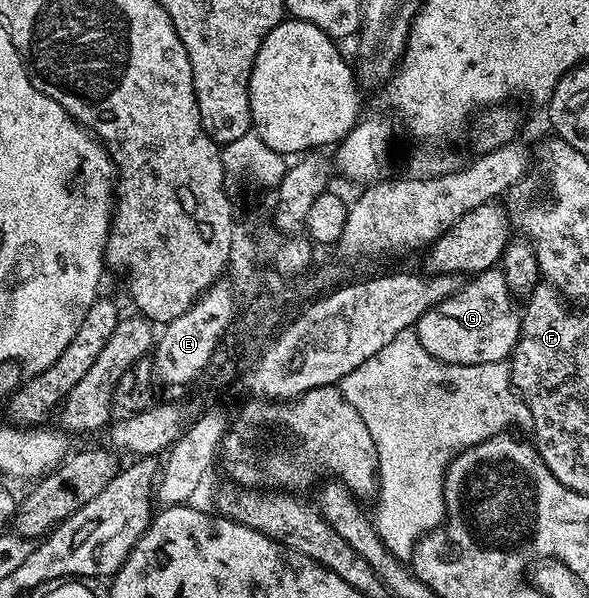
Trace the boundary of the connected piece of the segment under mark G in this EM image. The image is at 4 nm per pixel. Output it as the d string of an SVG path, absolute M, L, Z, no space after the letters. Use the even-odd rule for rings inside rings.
M498 267L473 274L460 291L424 311L416 326L425 353L449 365L506 361L514 352L521 330L522 309Z

